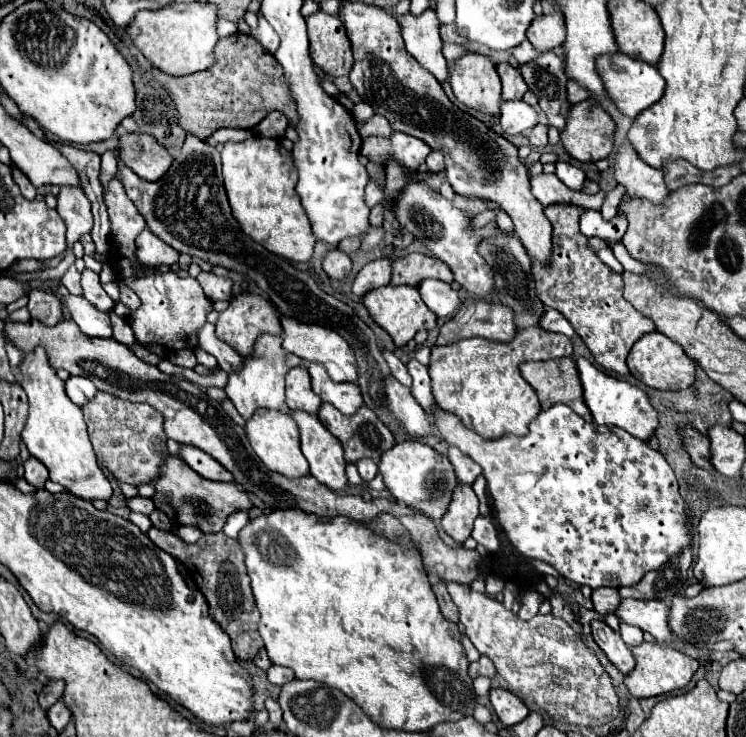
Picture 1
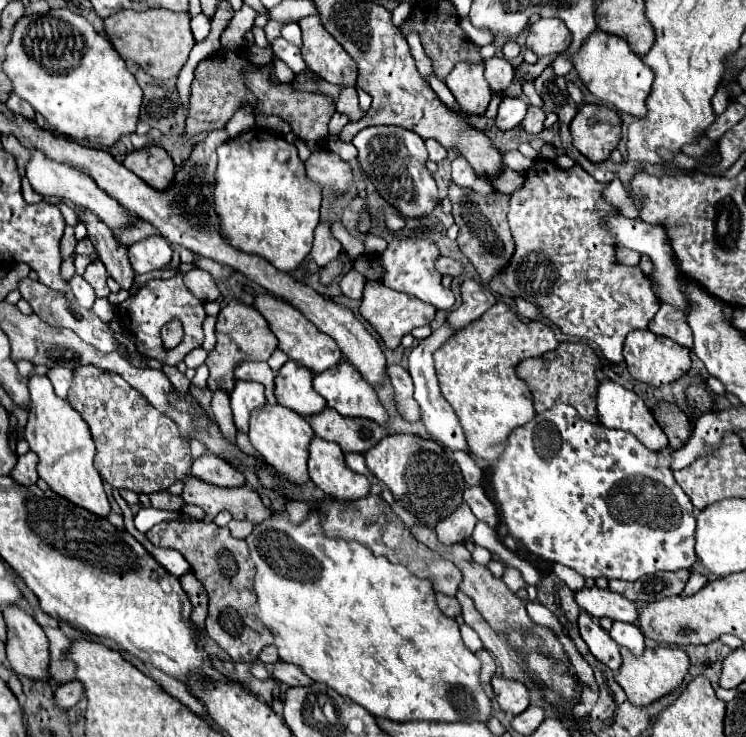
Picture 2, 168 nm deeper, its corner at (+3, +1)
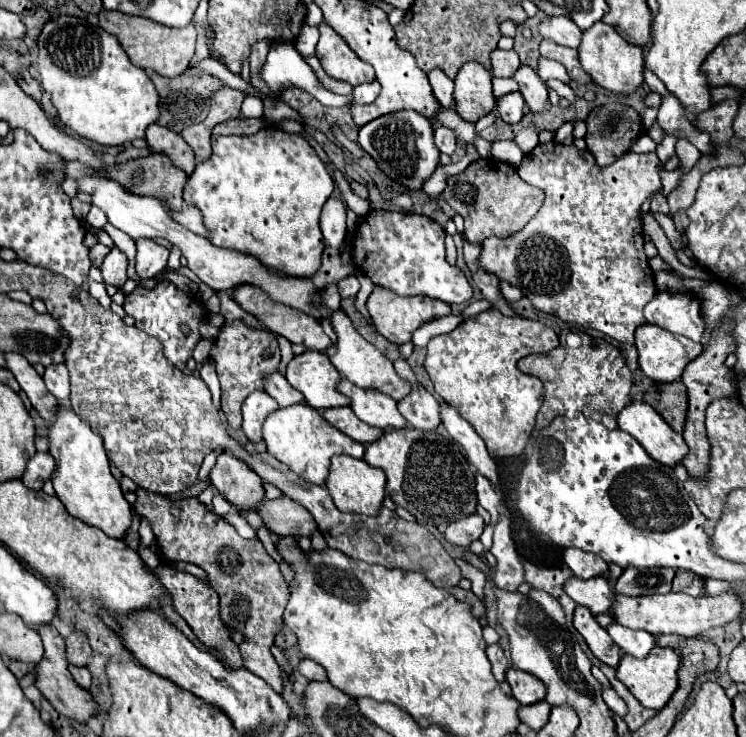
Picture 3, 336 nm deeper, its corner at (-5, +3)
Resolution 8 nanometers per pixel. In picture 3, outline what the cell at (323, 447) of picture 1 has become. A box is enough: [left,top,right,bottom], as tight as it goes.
[327,456,385,514]

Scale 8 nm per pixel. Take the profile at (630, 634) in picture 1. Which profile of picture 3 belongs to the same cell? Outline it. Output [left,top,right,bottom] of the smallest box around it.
[607,622,655,658]

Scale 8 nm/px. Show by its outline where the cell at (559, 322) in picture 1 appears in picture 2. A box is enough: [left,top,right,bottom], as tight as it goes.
[515,298,543,320]

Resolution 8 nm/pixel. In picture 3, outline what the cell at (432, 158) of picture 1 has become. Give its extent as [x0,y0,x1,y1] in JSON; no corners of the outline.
[435,126,455,154]

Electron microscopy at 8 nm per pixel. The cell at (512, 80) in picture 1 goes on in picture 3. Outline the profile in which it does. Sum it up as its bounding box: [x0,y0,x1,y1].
[491,48,519,78]

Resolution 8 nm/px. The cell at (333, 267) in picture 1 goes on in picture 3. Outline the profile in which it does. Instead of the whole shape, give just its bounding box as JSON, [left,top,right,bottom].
[321,198,347,248]

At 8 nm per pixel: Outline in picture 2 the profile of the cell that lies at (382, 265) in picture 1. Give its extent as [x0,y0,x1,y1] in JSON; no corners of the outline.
[339,270,367,298]

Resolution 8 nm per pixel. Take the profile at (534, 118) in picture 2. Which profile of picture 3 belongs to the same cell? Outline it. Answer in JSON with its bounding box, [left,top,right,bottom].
[513,64,549,112]

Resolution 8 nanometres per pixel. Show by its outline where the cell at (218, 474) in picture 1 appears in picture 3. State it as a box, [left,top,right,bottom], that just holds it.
[209,452,265,512]

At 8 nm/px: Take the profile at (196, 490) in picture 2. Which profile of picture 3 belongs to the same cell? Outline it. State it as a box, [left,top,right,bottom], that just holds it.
[259,496,317,538]

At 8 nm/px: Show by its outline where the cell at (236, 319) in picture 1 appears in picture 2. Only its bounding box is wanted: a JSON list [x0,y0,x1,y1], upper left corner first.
[205,300,277,392]

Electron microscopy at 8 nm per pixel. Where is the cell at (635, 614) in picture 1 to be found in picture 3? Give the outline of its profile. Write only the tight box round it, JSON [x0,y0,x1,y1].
[563,576,615,614]

